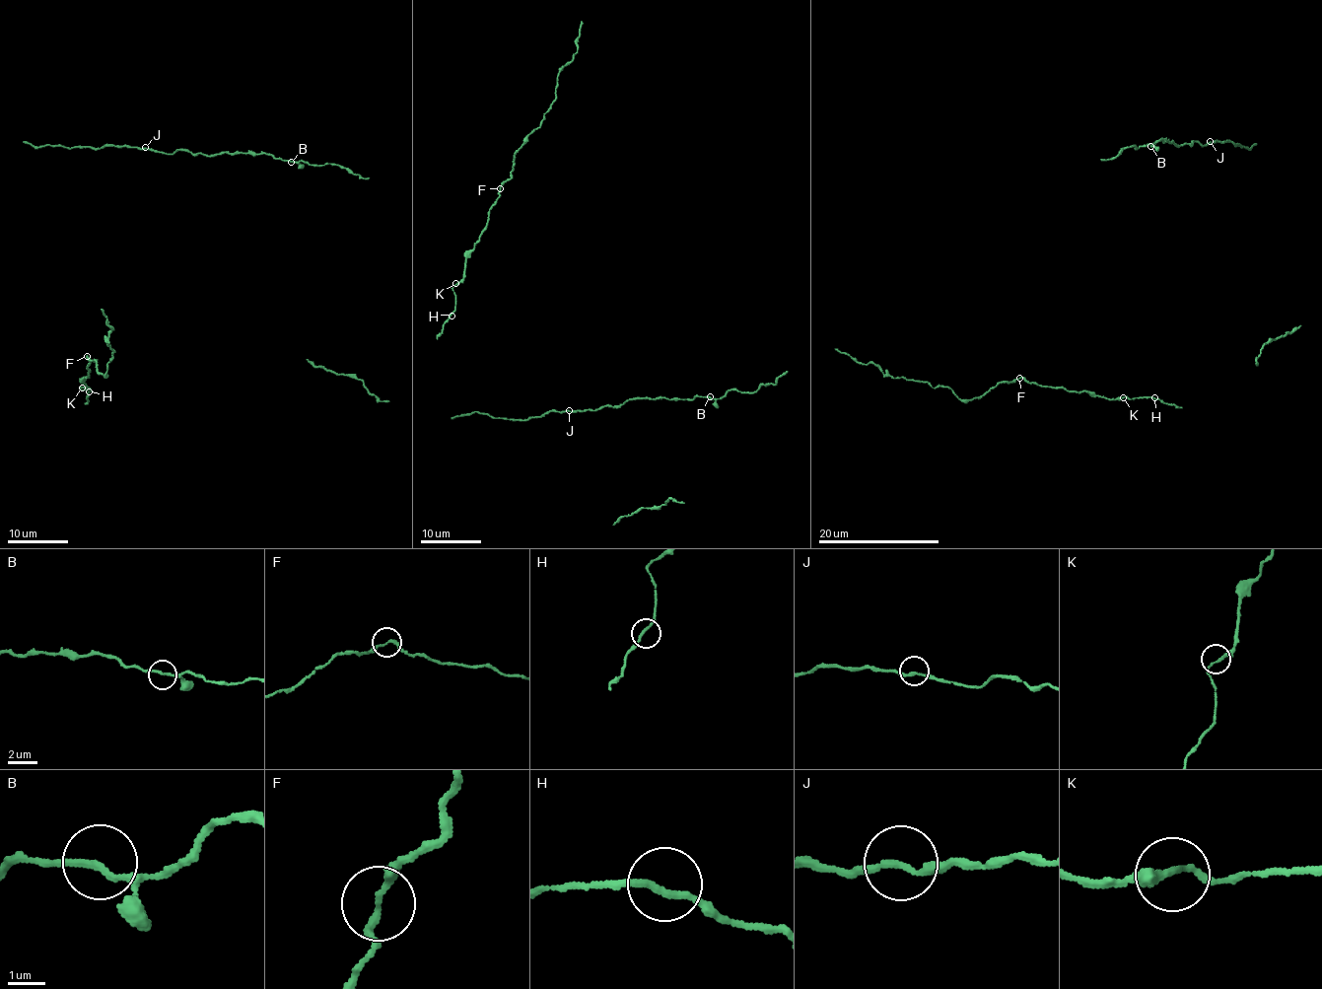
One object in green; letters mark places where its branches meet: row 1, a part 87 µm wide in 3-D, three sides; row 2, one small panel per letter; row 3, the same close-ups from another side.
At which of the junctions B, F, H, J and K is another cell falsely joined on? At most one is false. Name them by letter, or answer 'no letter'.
no letter

